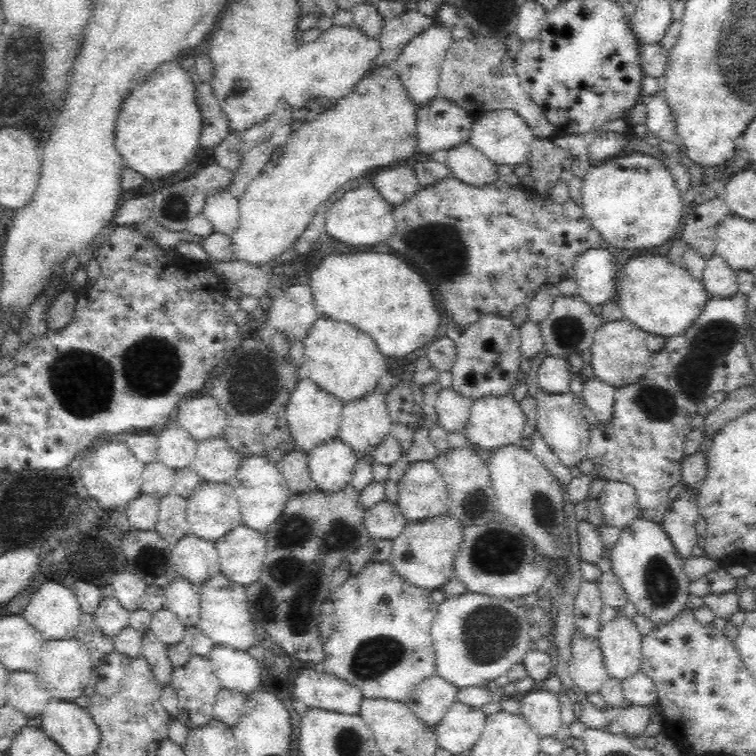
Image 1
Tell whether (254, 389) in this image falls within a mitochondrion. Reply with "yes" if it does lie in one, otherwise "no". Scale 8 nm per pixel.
yes

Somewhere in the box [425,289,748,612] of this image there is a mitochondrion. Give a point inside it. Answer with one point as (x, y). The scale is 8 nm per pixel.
(691, 379)

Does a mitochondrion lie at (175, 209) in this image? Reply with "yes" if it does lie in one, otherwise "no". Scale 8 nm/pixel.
yes

